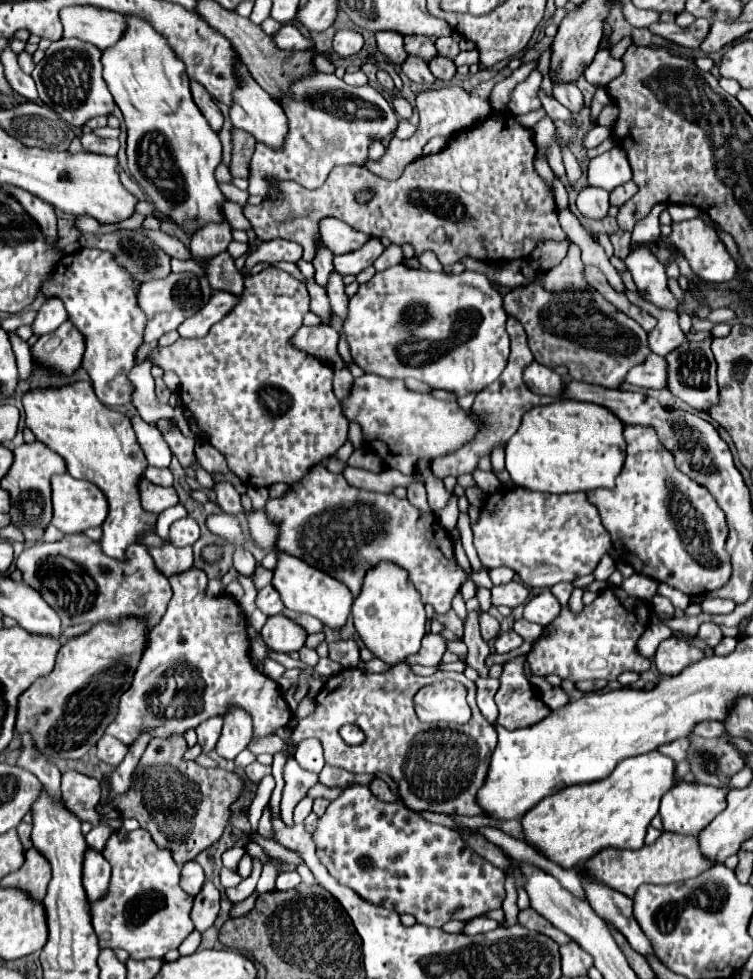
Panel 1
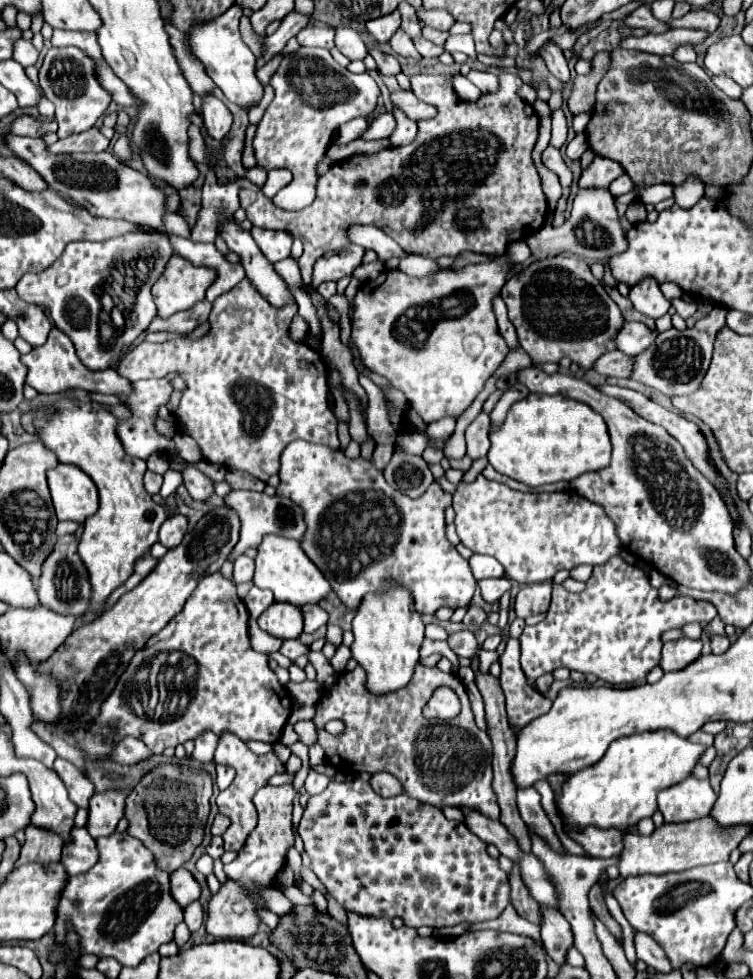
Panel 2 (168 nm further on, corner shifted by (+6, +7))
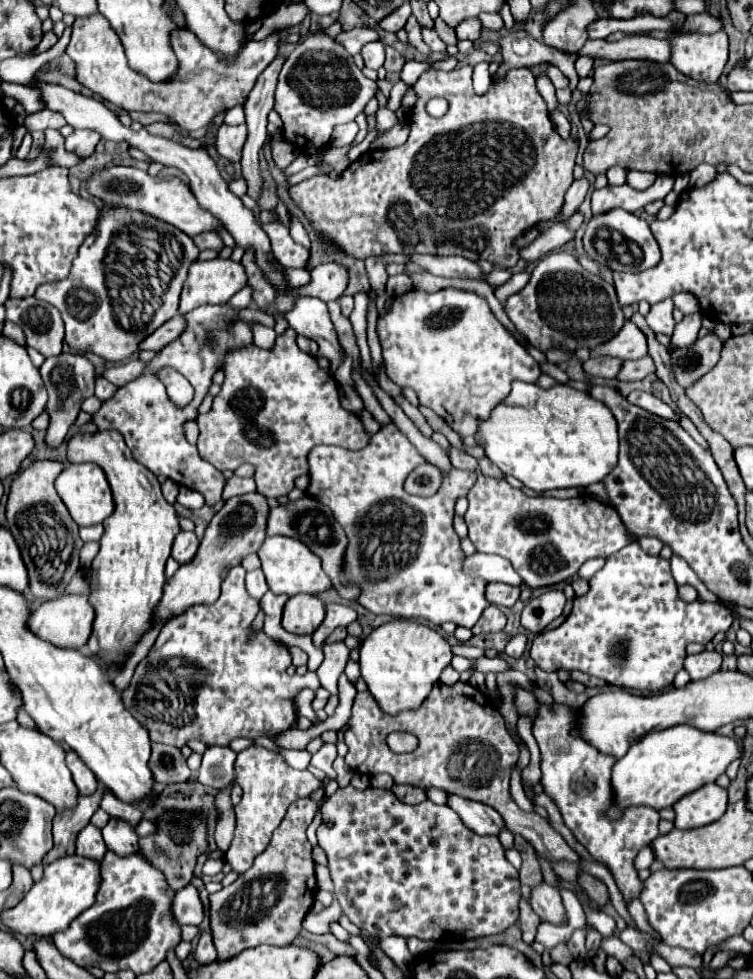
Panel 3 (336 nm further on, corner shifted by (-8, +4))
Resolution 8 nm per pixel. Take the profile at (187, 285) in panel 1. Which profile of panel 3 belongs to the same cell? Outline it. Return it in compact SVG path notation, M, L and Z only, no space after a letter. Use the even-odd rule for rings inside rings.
M214 258L208 262L196 260L188 270L178 312L188 314L204 304L224 304L244 286L246 272L242 264L224 258Z

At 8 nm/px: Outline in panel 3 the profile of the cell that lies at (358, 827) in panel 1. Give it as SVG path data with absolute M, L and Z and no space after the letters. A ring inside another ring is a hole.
M354 786L338 788L332 796L326 798L322 804L322 824L318 828L318 844L326 852L328 858L328 870L334 882L334 894L342 906L342 912L358 926L368 930L372 936L386 938L386 936L416 936L422 940L442 940L444 934L454 934L456 938L482 938L490 934L500 934L512 924L518 922L520 914L520 880L518 880L518 870L506 860L504 848L498 840L498 836L478 836L474 830L466 828L458 814L454 814L452 808L448 806L438 806L432 800L424 800L420 804L404 804L400 802L390 790L380 790L380 788L366 788L366 790L356 790Z

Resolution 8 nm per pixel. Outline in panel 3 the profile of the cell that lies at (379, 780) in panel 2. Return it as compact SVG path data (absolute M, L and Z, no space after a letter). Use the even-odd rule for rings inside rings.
M394 784L392 792L406 804L418 804L418 802L426 800L426 792L418 786L410 786L410 784Z

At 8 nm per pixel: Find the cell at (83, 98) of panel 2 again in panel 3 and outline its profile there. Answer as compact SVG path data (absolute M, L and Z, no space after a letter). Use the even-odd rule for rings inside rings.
M74 130L66 138L66 150L78 152L78 154L82 154L86 158L86 156L90 156L94 152L98 140L100 140L100 134L94 132L94 130Z

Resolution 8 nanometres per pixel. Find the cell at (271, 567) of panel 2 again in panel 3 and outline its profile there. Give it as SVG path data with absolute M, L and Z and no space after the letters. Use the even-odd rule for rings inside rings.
M268 536L258 550L258 556L262 562L262 570L266 574L266 582L274 594L288 594L288 596L312 594L312 596L318 596L318 594L332 588L332 580L322 570L320 558L308 546L304 546L302 542L298 542L294 538Z

